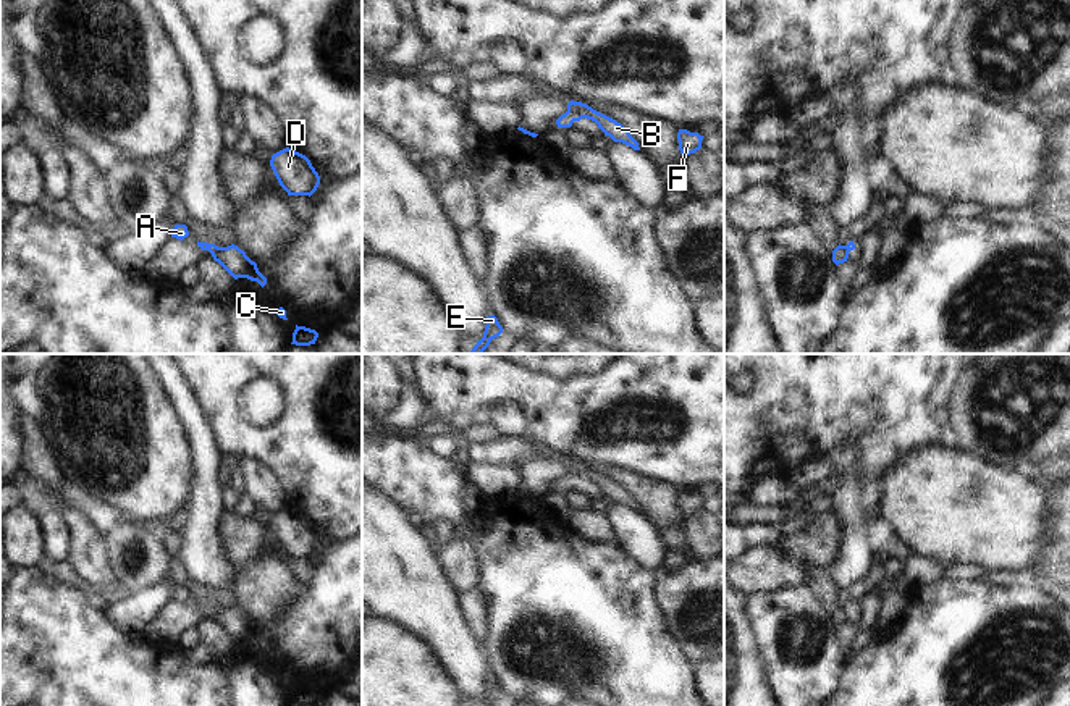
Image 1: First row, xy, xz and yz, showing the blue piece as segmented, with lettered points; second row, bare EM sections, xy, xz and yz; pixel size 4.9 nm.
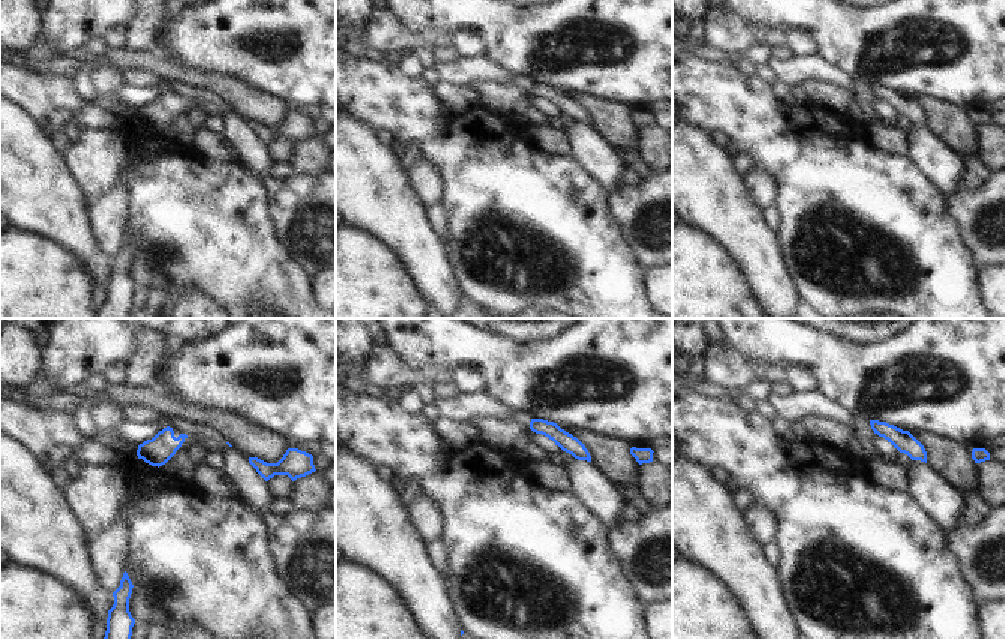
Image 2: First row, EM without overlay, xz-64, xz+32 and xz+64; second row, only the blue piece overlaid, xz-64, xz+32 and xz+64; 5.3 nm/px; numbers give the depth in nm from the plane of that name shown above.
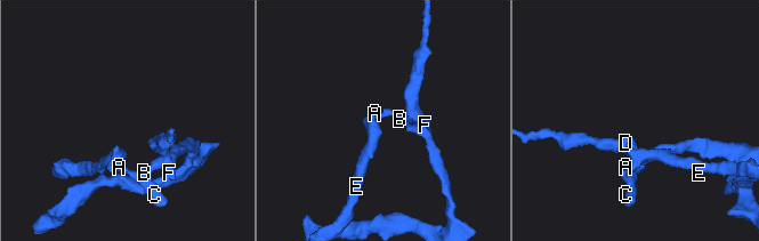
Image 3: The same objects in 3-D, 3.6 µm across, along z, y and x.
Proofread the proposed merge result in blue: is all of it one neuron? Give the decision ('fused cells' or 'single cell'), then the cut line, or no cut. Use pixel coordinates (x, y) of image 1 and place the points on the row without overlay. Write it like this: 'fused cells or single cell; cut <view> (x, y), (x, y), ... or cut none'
fused cells; cut xz (568, 472), (582, 479)

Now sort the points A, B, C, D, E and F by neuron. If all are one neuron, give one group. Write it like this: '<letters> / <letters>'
A E / B C D F

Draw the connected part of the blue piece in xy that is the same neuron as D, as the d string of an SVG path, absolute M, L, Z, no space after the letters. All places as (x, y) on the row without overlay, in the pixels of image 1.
M289 509L273 515L270 528L288 557L310 559L320 546L320 538L310 522Z

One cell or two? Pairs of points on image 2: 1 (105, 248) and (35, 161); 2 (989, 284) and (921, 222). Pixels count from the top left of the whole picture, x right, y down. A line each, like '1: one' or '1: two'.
1: two
2: two

